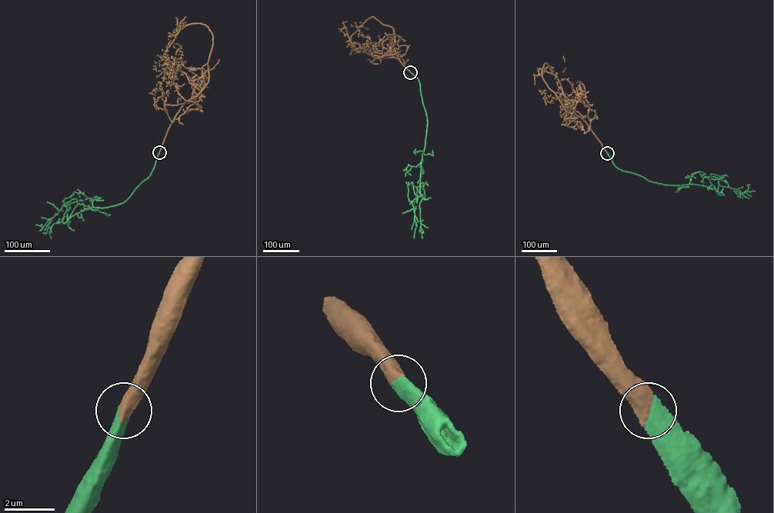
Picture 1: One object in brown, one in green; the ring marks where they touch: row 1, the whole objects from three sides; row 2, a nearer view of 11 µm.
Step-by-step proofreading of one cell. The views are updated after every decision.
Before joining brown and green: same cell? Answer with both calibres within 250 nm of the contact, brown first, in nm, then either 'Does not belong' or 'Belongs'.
Thickness 600 nm (brown) against 650 nm. Belongs

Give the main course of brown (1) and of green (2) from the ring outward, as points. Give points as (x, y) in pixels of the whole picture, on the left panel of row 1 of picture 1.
1: (159, 152), (181, 108), (208, 82), (211, 33), (186, 25), (165, 51), (173, 67), (156, 71), (155, 61)
2: (159, 152), (150, 175), (124, 202), (88, 208), (68, 221), (66, 207), (63, 205), (43, 227), (36, 225)

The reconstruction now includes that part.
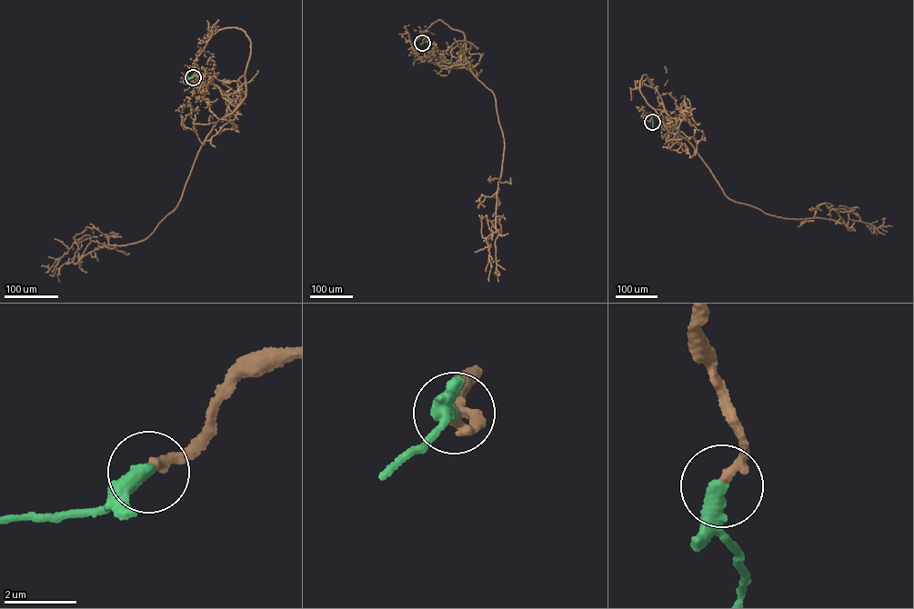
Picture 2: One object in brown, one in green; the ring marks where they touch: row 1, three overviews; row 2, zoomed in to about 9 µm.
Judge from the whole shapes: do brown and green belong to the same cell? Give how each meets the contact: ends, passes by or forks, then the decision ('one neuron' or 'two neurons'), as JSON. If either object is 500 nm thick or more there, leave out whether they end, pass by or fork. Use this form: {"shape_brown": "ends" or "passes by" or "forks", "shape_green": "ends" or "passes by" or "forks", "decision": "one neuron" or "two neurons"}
{"shape_brown": "ends", "shape_green": "ends", "decision": "one neuron"}

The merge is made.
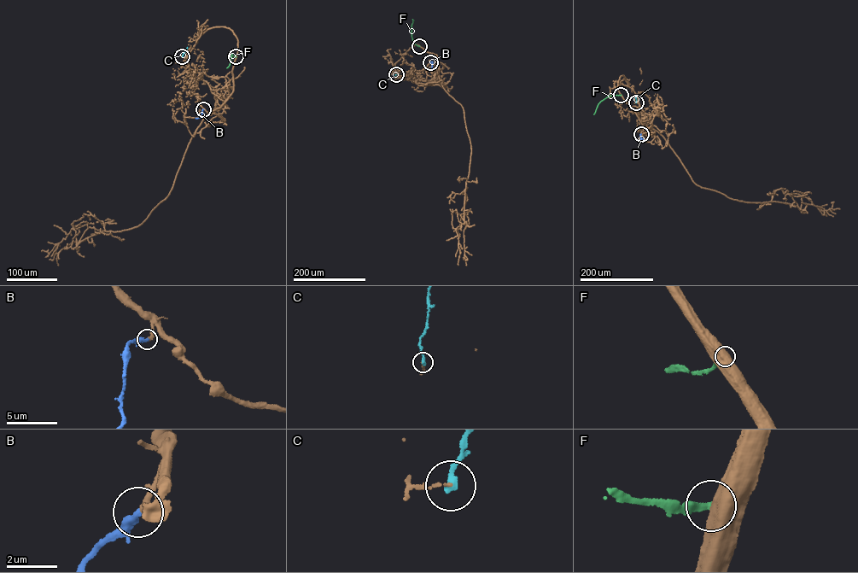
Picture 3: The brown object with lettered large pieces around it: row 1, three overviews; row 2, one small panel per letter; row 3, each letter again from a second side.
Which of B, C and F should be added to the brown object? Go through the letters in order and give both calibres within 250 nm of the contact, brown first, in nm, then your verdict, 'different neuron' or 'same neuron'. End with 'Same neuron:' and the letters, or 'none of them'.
B: calibres 240 and 320 nm; same neuron
C: calibres 90 and 280 nm; different neuron
F: calibres 850 and 260 nm; different neuron
Same neuron: B

